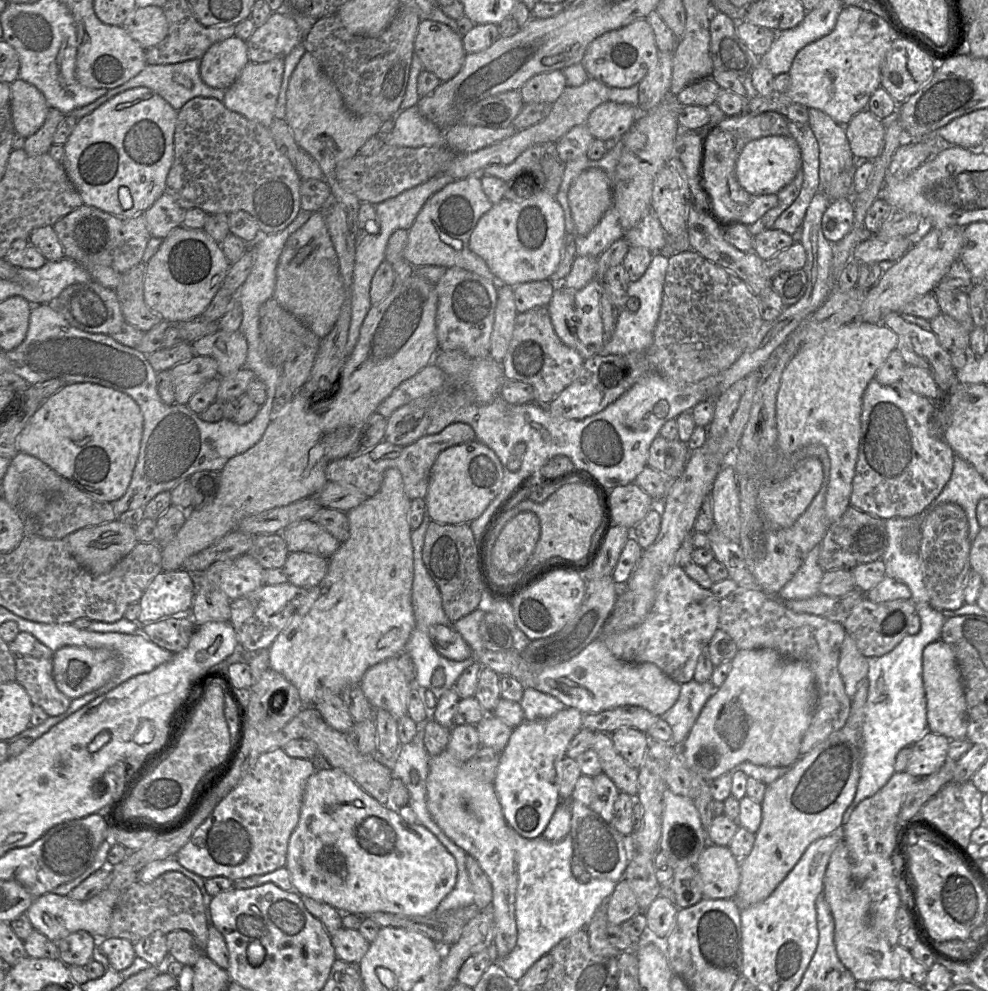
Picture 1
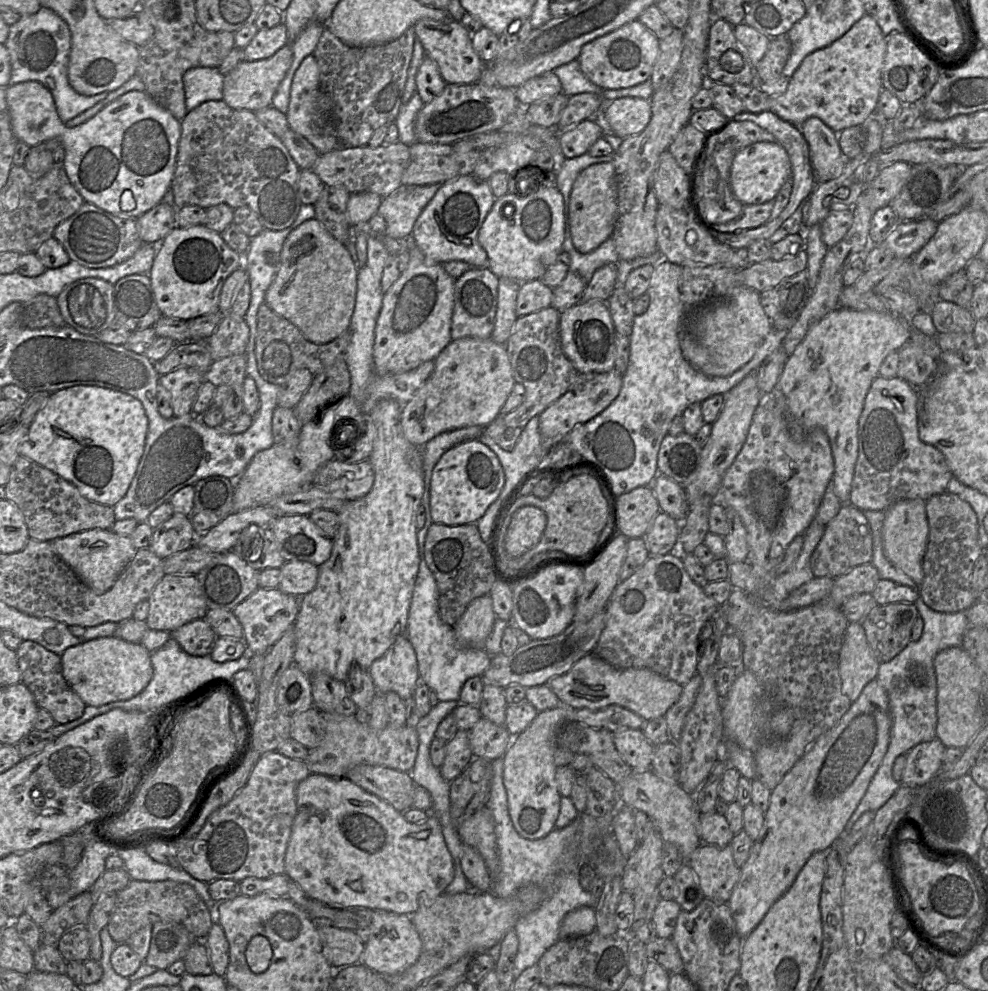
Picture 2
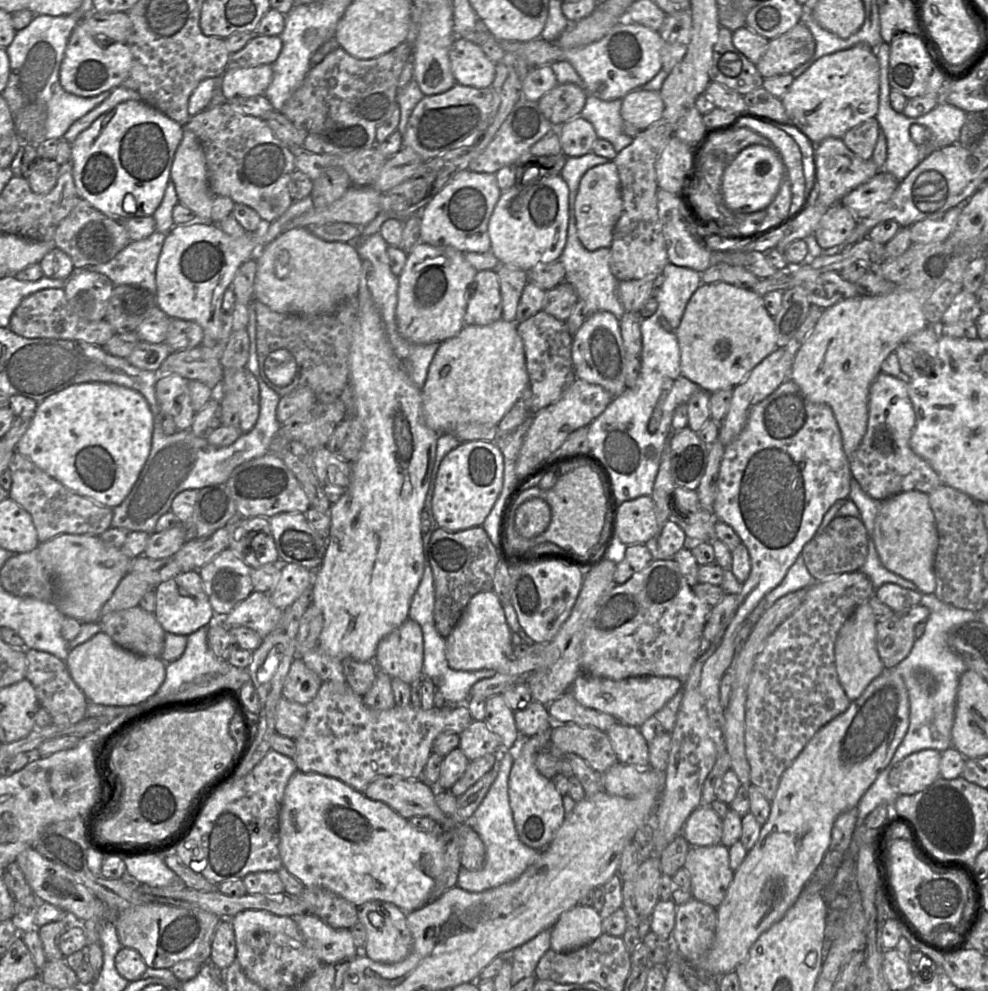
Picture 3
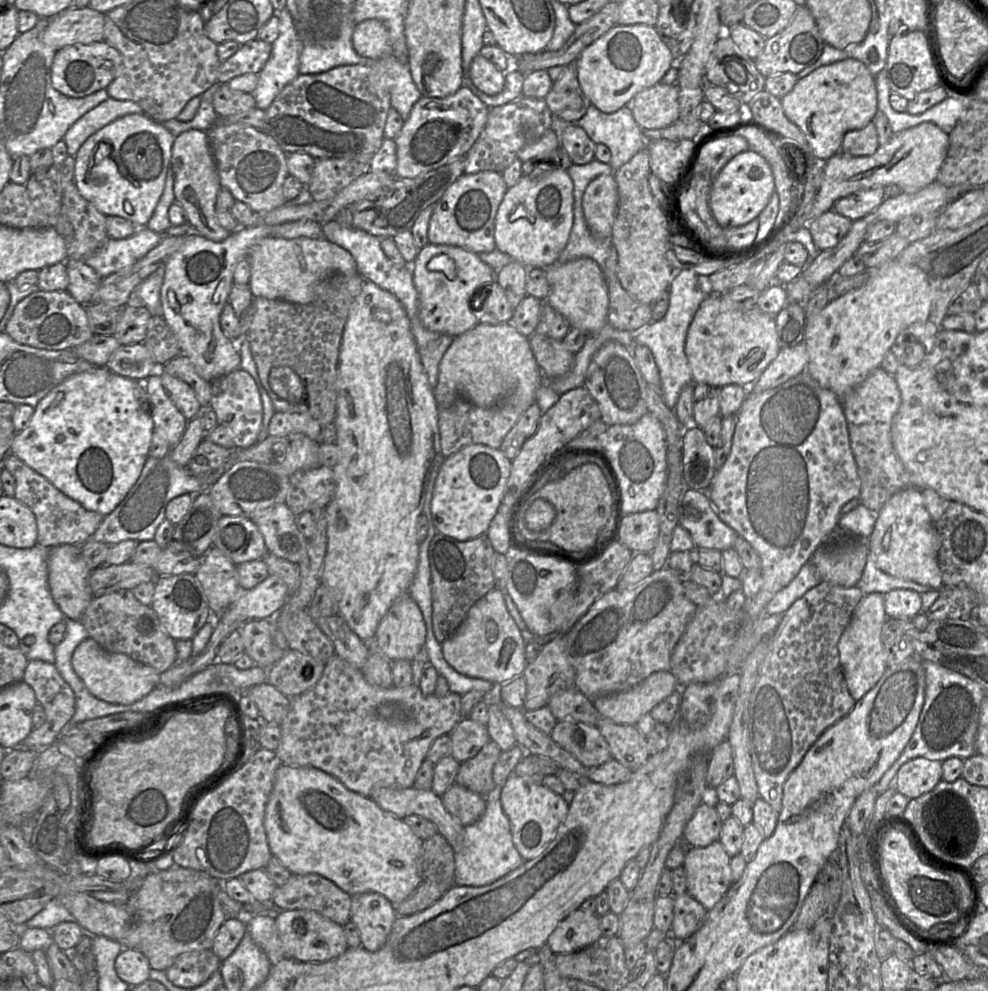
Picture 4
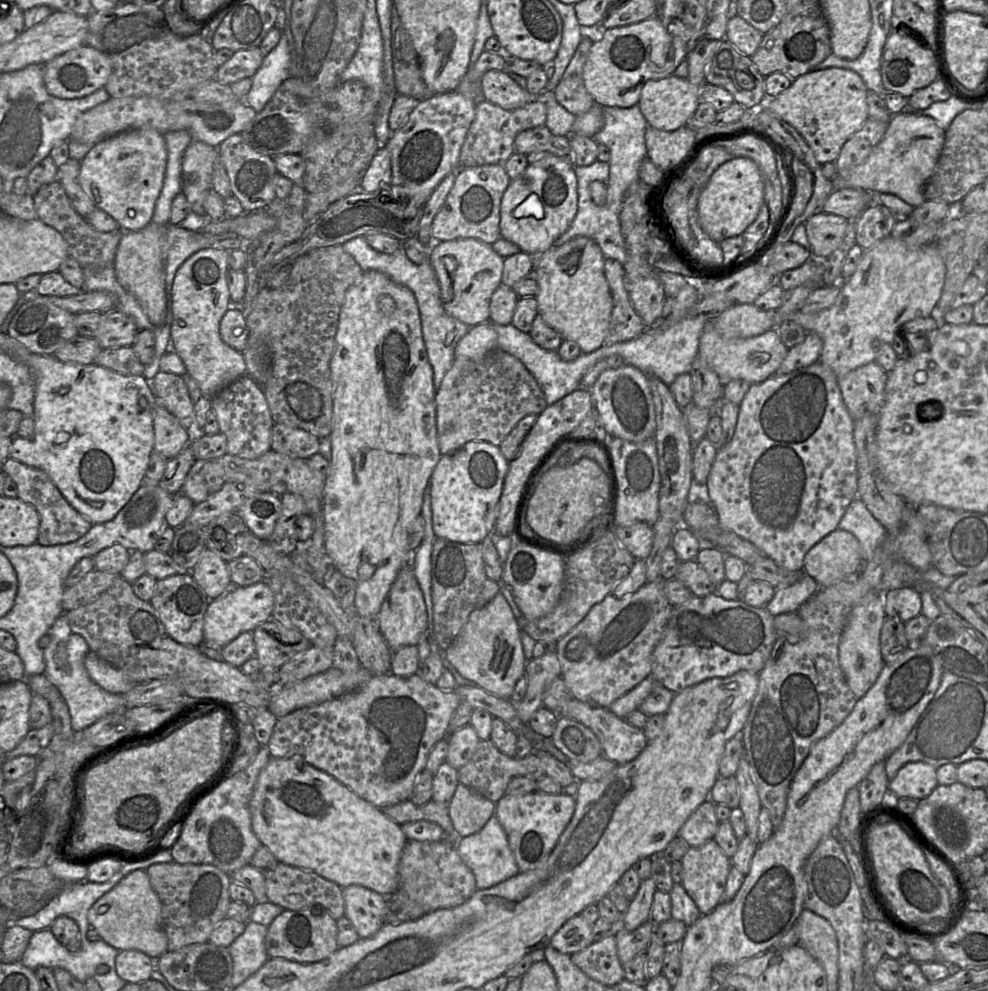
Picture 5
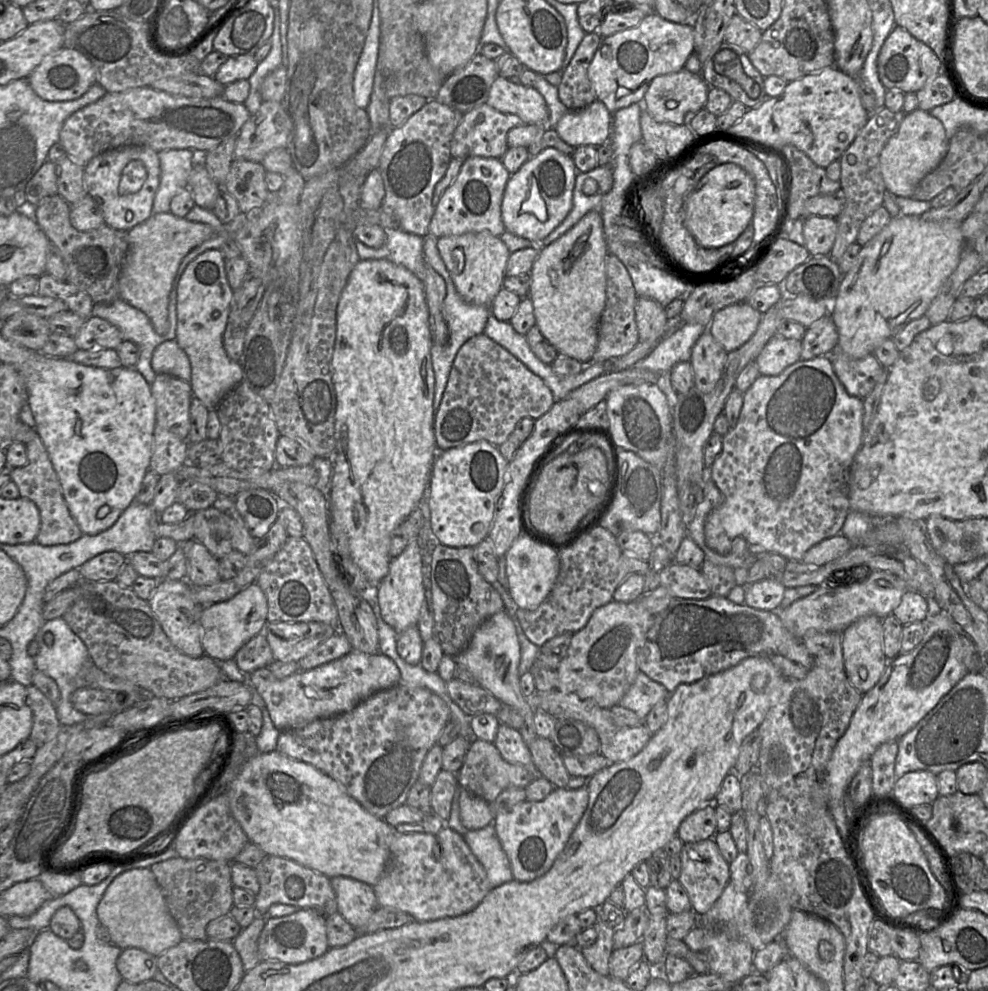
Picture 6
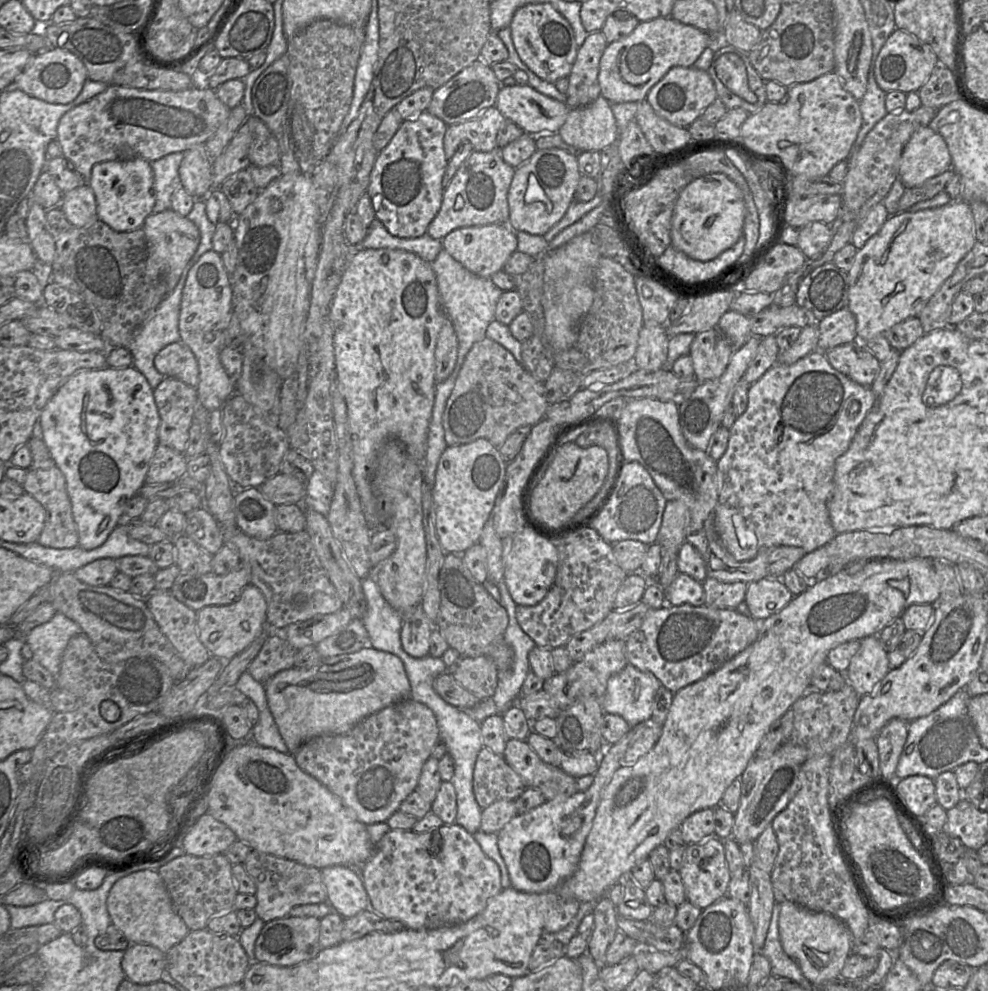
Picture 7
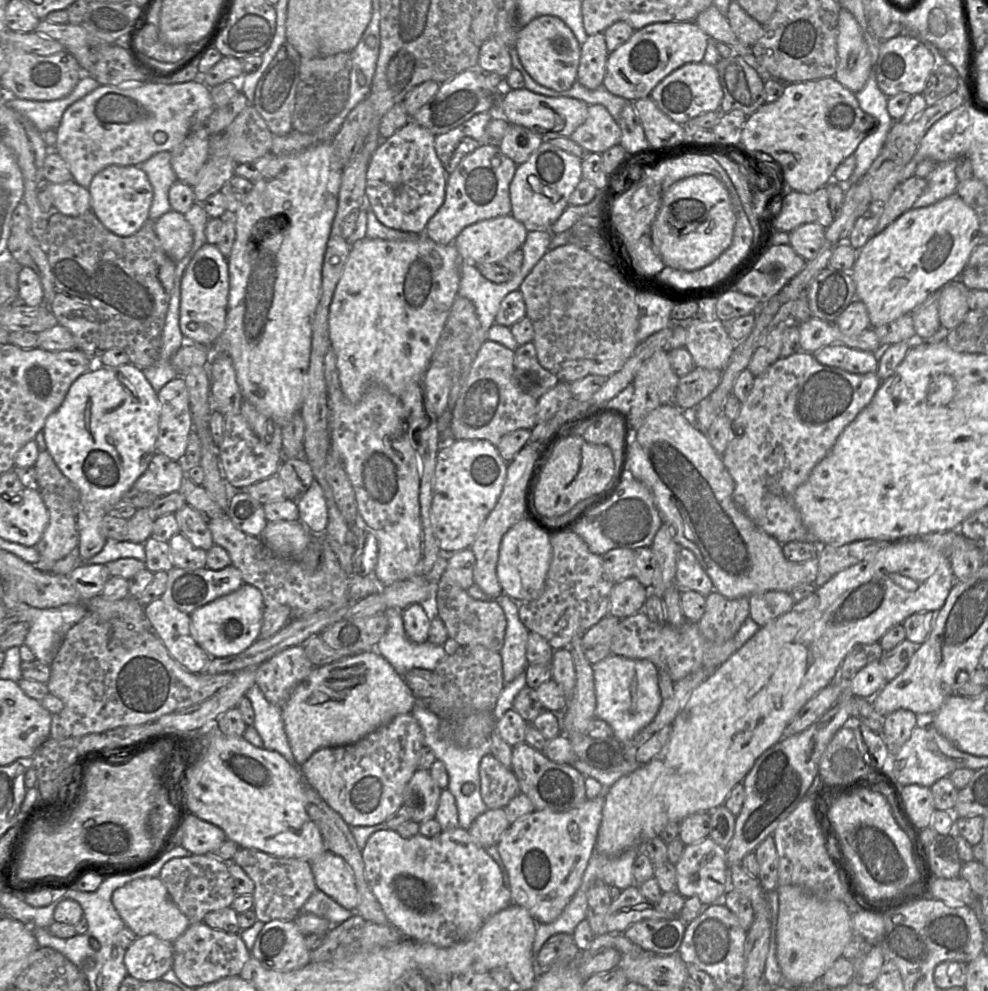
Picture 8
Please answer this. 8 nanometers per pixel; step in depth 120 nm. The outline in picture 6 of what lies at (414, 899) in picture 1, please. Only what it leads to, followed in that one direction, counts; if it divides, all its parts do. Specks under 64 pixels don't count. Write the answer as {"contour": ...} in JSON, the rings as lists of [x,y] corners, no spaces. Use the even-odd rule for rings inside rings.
{"contour":[[[273,751],[250,759],[226,792],[230,810],[246,834],[266,855],[292,860],[328,878],[345,876],[375,885],[384,872],[395,828],[368,812],[339,782],[315,767]]]}

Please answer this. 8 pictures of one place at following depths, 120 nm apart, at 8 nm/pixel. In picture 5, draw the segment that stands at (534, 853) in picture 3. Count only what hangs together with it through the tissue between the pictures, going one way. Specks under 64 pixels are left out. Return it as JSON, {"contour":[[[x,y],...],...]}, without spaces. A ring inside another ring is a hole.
{"contour":[[[495,813],[477,833],[460,838],[456,835],[447,837],[453,839],[460,857],[473,872],[478,889],[490,888],[520,872],[515,856],[509,846],[508,837]]]}

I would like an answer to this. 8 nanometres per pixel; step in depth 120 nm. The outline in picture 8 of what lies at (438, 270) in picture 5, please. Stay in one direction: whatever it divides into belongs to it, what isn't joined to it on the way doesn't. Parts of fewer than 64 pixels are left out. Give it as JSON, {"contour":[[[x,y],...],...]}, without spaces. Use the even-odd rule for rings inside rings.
{"contour":[[[511,214],[483,220],[464,228],[453,244],[463,262],[498,264],[523,246],[528,229]]]}

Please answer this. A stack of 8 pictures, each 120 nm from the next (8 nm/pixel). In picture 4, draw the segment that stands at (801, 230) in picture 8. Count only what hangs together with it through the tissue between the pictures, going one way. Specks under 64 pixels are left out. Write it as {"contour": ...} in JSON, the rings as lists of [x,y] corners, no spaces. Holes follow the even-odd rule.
{"contour":[[[833,210],[812,219],[808,227],[819,251],[835,247],[850,231],[853,221]]]}

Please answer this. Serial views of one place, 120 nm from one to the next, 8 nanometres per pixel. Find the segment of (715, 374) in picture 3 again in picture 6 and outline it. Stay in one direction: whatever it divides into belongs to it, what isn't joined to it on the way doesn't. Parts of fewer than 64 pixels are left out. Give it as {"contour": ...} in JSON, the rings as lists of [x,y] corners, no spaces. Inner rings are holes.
{"contour":[[[775,335],[755,358],[760,375],[774,376],[799,361],[801,340],[787,339]]]}

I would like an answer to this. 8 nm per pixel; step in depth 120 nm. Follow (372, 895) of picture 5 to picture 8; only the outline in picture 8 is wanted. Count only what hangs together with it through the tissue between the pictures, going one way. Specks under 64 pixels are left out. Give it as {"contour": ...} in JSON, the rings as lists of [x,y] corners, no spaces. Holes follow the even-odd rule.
{"contour":[[[326,851],[310,862],[315,884],[345,909],[356,911],[358,891],[348,863],[340,856]]]}

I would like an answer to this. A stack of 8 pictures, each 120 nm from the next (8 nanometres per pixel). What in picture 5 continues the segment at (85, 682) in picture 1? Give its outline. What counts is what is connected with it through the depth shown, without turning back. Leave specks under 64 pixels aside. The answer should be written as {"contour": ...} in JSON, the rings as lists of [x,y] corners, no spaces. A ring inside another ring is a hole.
{"contour":[[[91,651],[86,655],[84,665],[90,678],[109,693],[123,695],[137,684],[131,682],[122,670]]]}

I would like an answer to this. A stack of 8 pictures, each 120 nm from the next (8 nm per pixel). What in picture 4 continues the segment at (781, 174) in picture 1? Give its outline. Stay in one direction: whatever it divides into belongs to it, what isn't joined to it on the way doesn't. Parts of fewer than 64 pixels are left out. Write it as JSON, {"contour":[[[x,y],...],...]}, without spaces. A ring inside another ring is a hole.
{"contour":[[[747,150],[734,156],[714,178],[710,190],[710,210],[720,226],[740,227],[760,215],[773,192],[775,183],[770,164],[759,153]]]}

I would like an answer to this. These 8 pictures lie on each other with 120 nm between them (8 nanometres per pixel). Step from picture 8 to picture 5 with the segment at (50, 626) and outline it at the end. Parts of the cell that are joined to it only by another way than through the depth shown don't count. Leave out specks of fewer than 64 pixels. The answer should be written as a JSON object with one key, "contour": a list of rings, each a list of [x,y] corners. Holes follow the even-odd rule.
{"contour":[[[62,614],[49,629],[51,638],[49,646],[44,649],[45,676],[55,685],[64,698],[71,717],[74,732],[81,732],[101,718],[116,711],[124,711],[125,699],[122,695],[112,694],[102,689],[88,675],[84,665],[86,655],[90,652],[85,639],[74,633],[69,622]]]}

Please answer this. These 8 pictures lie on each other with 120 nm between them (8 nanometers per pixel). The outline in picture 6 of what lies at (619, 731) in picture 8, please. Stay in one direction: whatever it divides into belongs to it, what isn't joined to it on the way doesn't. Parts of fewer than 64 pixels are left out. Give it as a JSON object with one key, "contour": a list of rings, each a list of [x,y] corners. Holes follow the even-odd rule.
{"contour":[[[639,671],[634,683],[618,705],[634,711],[644,721],[652,708],[659,701],[666,701],[669,695],[663,685]]]}

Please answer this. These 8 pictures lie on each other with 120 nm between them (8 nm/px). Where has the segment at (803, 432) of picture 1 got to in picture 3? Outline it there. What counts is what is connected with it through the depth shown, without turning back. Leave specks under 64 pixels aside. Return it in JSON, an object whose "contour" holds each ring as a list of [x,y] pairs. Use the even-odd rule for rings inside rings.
{"contour":[[[896,287],[892,292],[885,294],[885,295],[878,295],[878,296],[867,296],[867,295],[858,295],[853,298],[842,300],[835,305],[824,309],[821,317],[817,321],[816,325],[807,336],[805,341],[801,344],[798,351],[796,352],[789,379],[794,381],[802,390],[804,395],[808,400],[818,404],[826,404],[828,405],[834,414],[834,417],[837,421],[837,424],[840,429],[841,438],[842,438],[842,445],[846,456],[849,459],[855,452],[855,450],[860,445],[862,438],[866,432],[867,428],[867,421],[868,421],[868,397],[869,397],[869,390],[872,382],[881,373],[881,365],[883,361],[888,357],[890,353],[895,352],[898,346],[903,343],[908,337],[911,335],[923,330],[925,327],[928,326],[928,322],[924,316],[921,304],[917,297],[907,289]]]}

